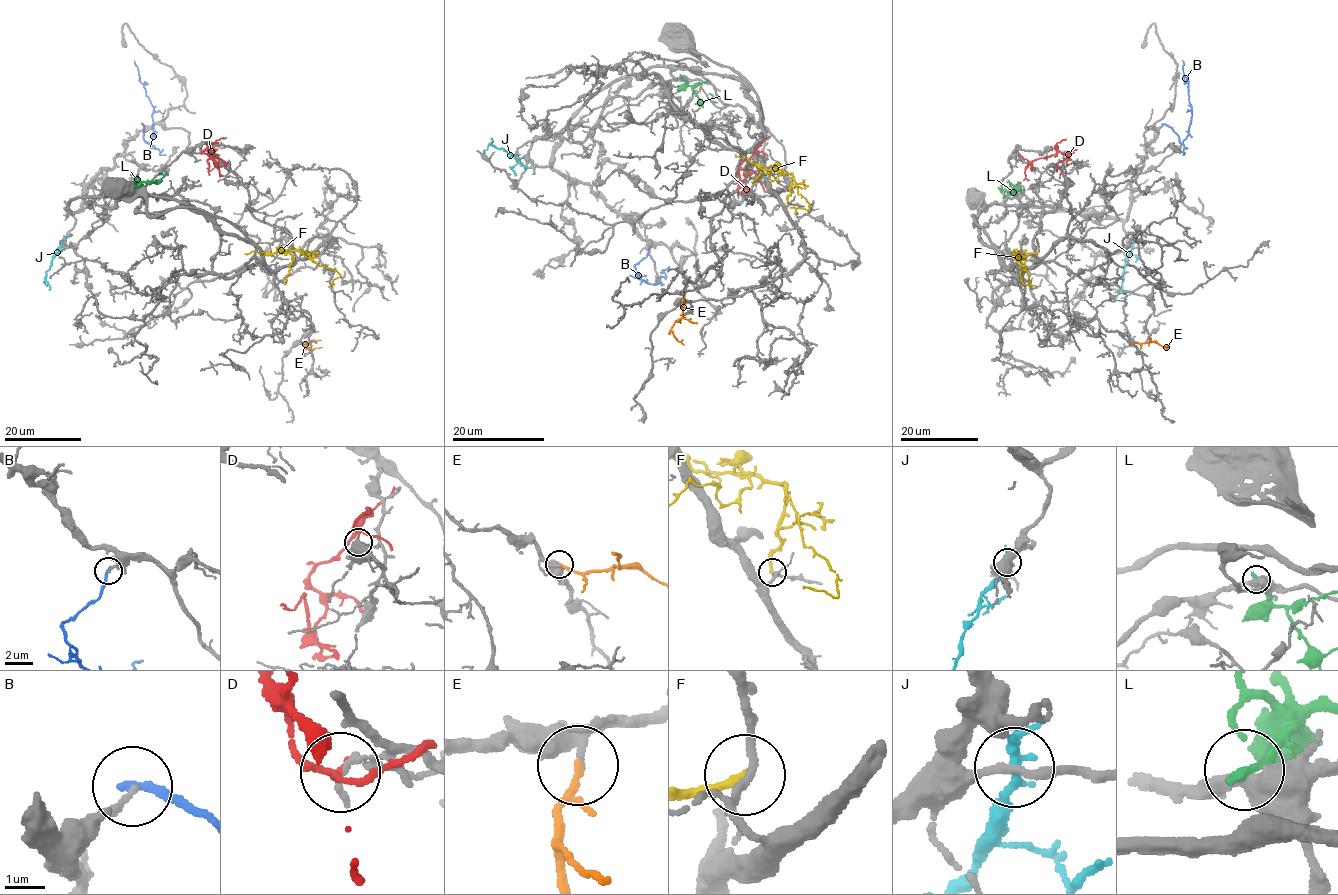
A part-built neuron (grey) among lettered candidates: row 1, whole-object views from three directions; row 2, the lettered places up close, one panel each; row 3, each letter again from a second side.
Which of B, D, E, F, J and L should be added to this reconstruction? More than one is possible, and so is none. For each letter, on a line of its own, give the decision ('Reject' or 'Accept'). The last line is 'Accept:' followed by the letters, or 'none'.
B: Reject
D: Reject
E: Accept
F: Reject
J: Reject
L: Reject
Accept: E

